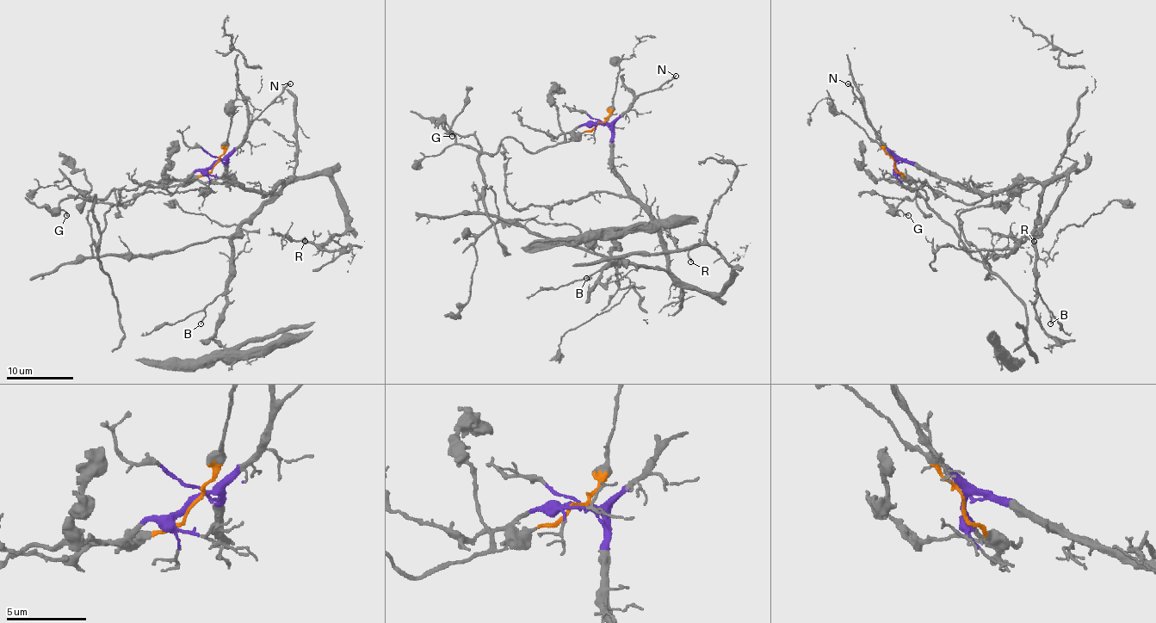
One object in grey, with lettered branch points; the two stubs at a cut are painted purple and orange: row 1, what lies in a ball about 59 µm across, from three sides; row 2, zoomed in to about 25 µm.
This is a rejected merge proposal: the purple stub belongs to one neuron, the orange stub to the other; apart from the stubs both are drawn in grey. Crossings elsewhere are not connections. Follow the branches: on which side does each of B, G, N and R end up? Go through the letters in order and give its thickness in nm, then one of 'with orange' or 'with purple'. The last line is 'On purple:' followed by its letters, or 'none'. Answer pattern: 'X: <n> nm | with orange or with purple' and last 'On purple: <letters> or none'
B: 110 nm | with purple
G: 140 nm | with orange
N: 240 nm | with purple
R: 150 nm | with purple
On purple: B, N, R

